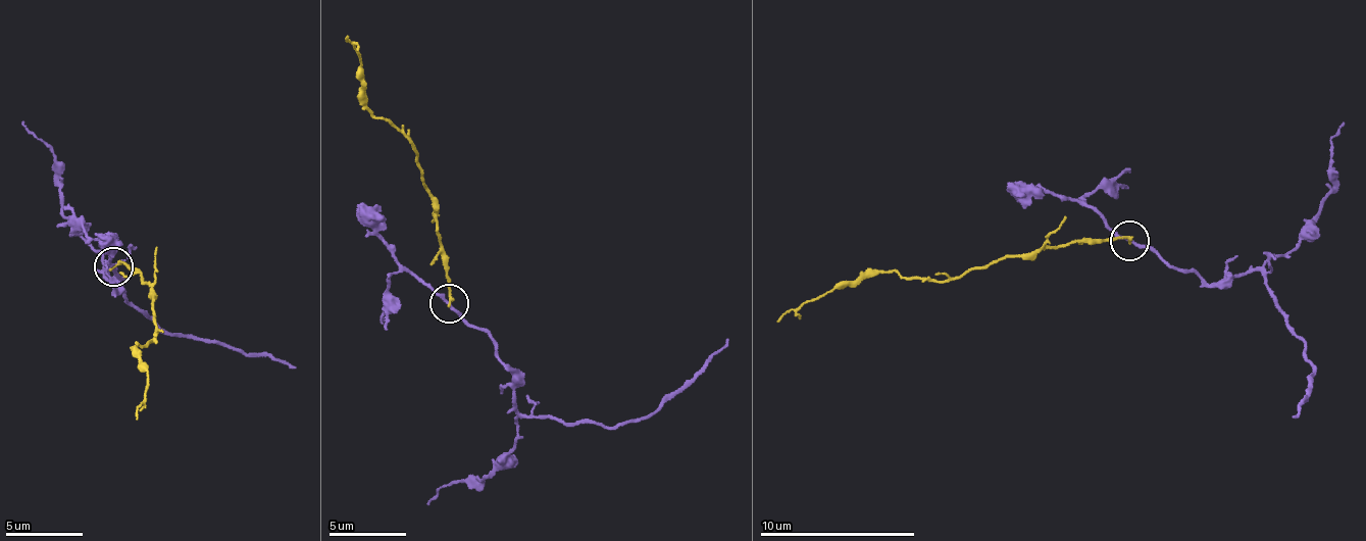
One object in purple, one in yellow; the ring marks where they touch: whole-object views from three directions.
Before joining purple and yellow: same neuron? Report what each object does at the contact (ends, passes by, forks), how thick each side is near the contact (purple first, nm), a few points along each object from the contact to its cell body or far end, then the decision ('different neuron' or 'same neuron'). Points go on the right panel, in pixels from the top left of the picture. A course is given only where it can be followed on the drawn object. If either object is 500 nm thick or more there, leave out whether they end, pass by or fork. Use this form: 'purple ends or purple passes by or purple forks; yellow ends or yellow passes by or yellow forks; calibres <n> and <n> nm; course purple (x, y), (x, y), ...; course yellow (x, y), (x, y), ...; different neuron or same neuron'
purple passes by; yellow ends; calibres 200 and 180 nm; course purple (1130, 242), (1211, 284), (1256, 271), (1266, 279), (1306, 346), (1304, 356), (1316, 363), (1293, 417); course yellow (1130, 242), (1006, 254), (945, 281), (892, 274), (871, 274), (825, 291), (776, 323); different neuron

